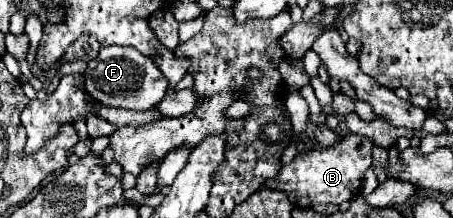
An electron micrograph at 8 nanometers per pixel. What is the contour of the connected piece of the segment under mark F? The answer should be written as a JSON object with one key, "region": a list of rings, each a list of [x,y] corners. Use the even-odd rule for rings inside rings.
{"region":[[[105,46],[99,56],[87,64],[85,90],[103,106],[127,108],[127,110],[149,110],[157,106],[167,94],[167,80],[149,56],[129,46]]]}

